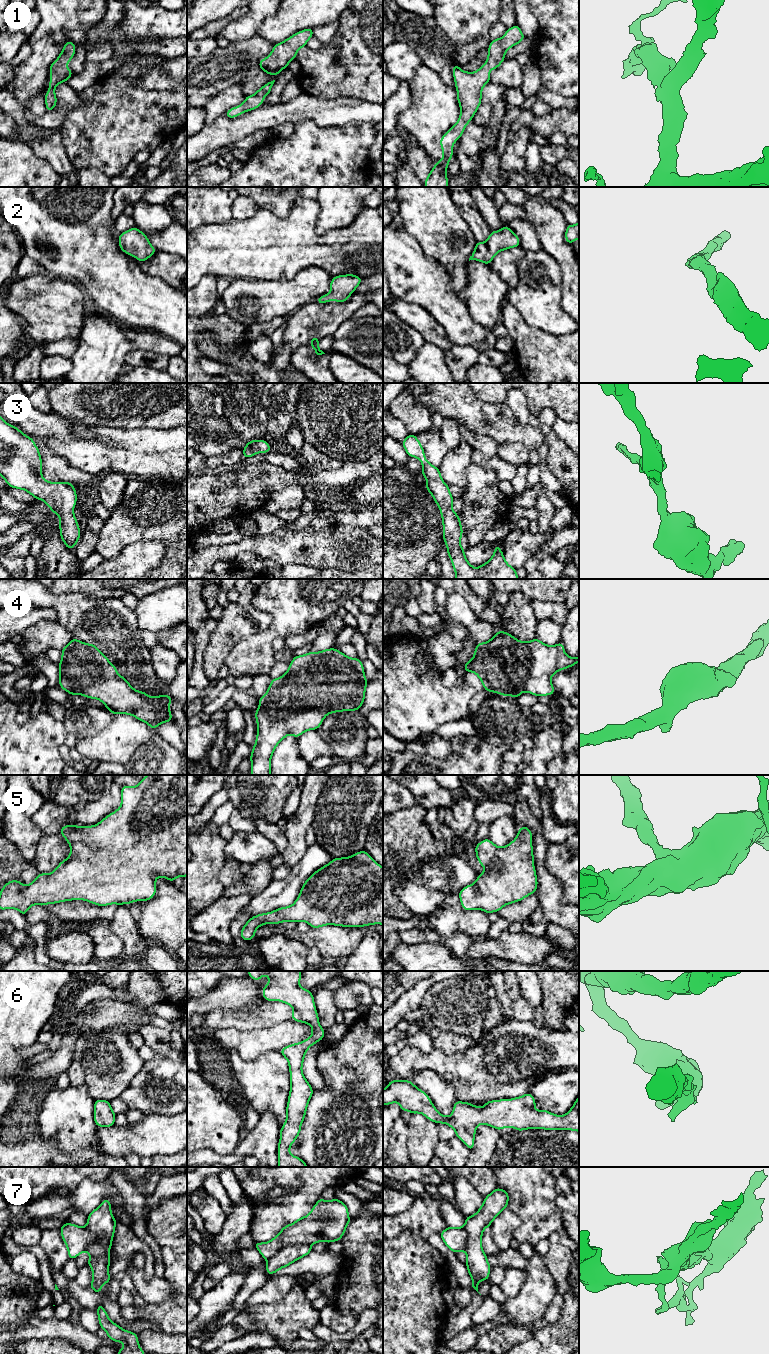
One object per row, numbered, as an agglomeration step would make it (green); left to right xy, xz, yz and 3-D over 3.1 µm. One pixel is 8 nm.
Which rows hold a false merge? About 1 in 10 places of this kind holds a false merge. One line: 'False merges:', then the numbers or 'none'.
False merges: none

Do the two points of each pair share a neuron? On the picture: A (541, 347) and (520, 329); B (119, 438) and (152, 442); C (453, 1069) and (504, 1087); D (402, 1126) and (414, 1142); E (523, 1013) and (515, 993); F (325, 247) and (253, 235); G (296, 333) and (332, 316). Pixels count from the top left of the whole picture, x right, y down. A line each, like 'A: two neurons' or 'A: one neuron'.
A: one neuron
B: one neuron
C: one neuron
D: two neurons
E: one neuron
F: one neuron
G: one neuron

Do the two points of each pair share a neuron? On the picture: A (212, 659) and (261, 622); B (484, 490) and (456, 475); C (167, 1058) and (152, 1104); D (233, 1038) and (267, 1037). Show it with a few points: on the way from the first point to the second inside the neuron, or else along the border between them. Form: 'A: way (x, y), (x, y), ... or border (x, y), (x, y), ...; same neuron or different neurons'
A: way (220, 643), (241, 615), (245, 615); same neuron
B: border (471, 462), (465, 470), (466, 484), (463, 487); different neurons
C: way (167, 1069), (167, 1081), (155, 1093); same neuron
D: way (241, 1038), (259, 1038); same neuron

